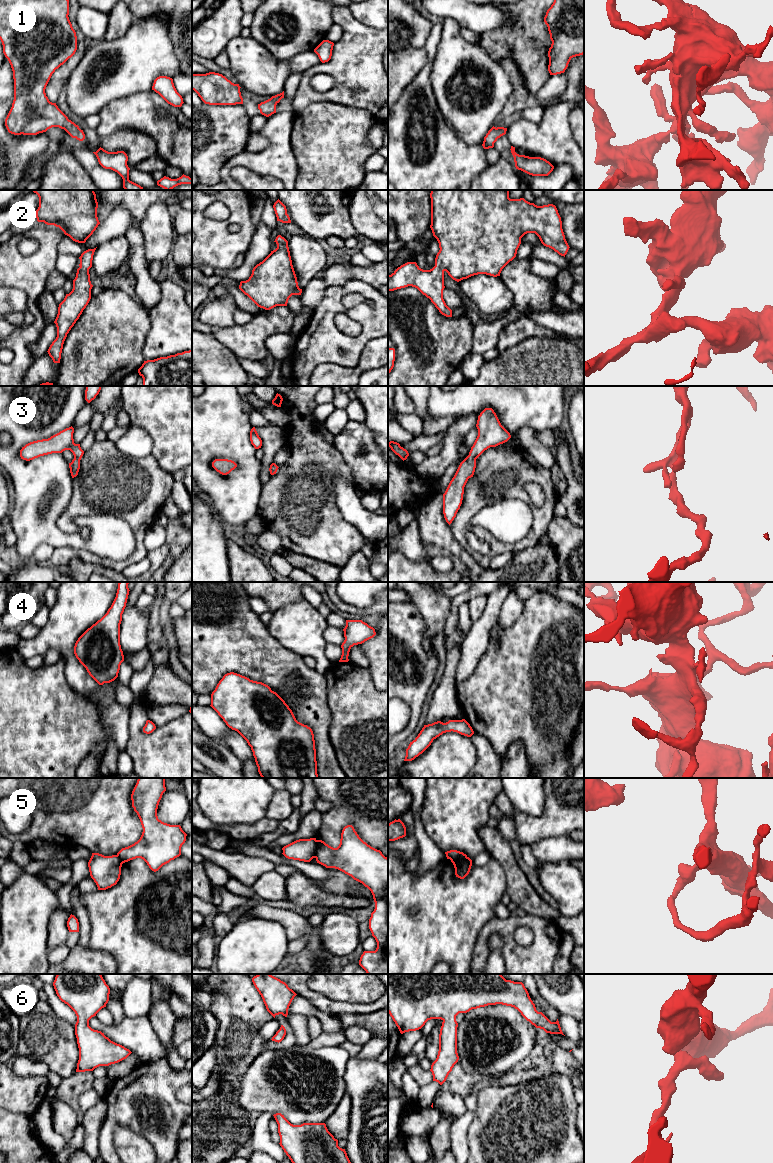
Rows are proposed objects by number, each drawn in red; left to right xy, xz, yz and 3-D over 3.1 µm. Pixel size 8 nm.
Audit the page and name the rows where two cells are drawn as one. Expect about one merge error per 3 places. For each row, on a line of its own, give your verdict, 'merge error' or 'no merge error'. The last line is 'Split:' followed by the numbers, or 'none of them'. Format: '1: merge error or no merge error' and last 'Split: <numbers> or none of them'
1: no merge error
2: no merge error
3: no merge error
4: no merge error
5: merge error
6: no merge error
Split: 5

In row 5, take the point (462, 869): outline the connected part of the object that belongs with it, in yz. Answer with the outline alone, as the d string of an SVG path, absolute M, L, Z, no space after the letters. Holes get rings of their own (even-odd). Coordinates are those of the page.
M452 859L450 860L454 865L456 877L464 879L470 872L472 862L464 862L461 860L452 860Z

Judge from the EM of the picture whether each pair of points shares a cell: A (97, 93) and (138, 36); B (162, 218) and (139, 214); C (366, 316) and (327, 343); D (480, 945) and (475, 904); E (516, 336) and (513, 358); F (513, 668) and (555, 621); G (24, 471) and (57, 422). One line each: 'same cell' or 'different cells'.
A: same cell
B: different cells
C: same cell
D: different cells
E: different cells
F: same cell
G: same cell

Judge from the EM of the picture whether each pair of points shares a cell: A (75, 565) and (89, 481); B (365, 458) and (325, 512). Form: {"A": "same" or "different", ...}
{"A": "different", "B": "different"}

